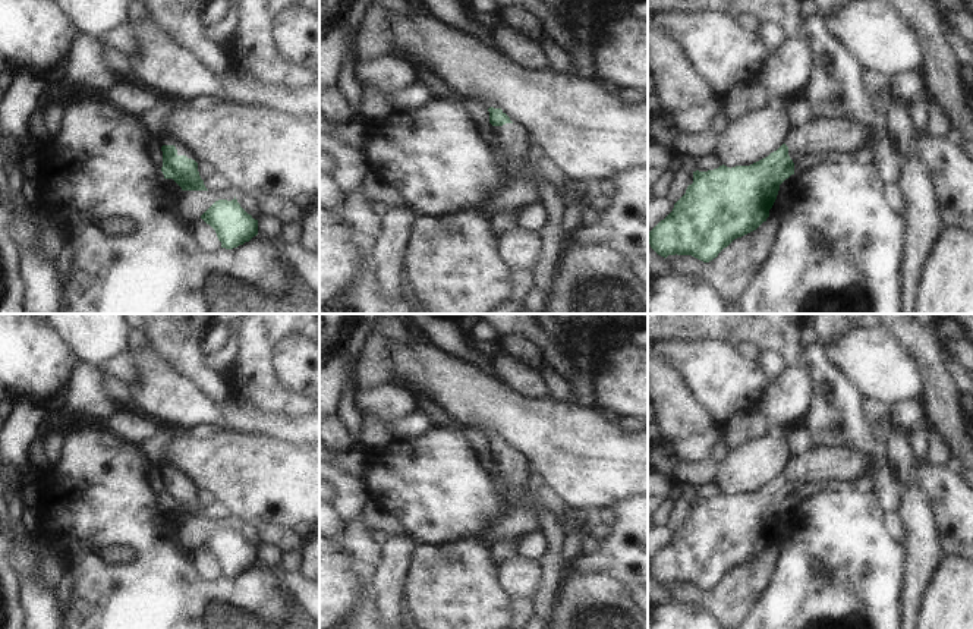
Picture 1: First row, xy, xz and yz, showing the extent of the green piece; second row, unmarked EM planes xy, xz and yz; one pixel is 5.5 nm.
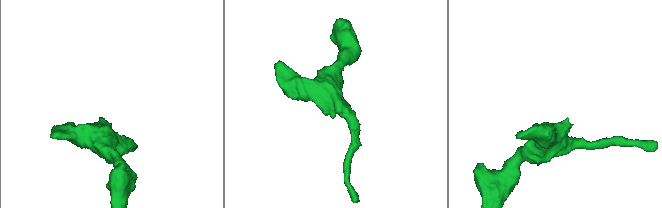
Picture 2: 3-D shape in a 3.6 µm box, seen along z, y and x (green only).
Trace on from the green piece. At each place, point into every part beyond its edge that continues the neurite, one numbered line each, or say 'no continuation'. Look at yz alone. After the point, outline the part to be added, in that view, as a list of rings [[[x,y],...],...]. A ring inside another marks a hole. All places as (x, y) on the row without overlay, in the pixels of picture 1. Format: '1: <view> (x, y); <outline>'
1: yz (824, 465); [[[812,447],[802,456],[793,456],[785,468],[794,500],[800,488],[810,482],[854,482],[869,474],[866,455],[853,449]]]

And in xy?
1: xy (164, 469); [[[161,466],[158,468],[161,475],[163,474],[174,474],[177,478],[177,484],[186,484],[188,487],[192,487],[192,484],[177,471],[174,471],[171,466]]]

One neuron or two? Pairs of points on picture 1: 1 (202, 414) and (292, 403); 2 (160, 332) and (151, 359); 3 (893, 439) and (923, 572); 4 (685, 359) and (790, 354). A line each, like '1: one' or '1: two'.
1: two
2: two
3: one
4: two

